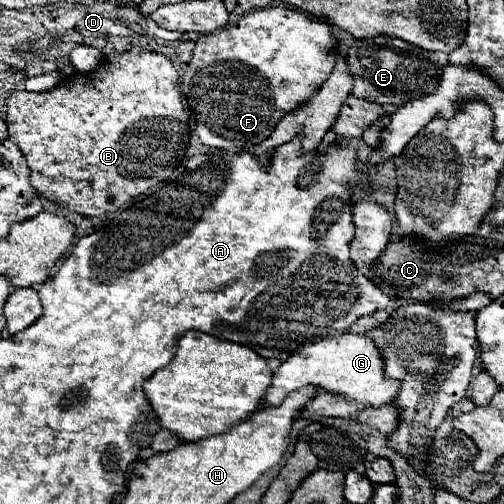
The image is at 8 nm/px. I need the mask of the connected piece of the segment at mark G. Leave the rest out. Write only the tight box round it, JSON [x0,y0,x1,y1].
[262,332,402,406]

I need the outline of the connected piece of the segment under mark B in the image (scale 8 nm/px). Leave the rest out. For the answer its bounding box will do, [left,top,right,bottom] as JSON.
[6,46,188,216]

